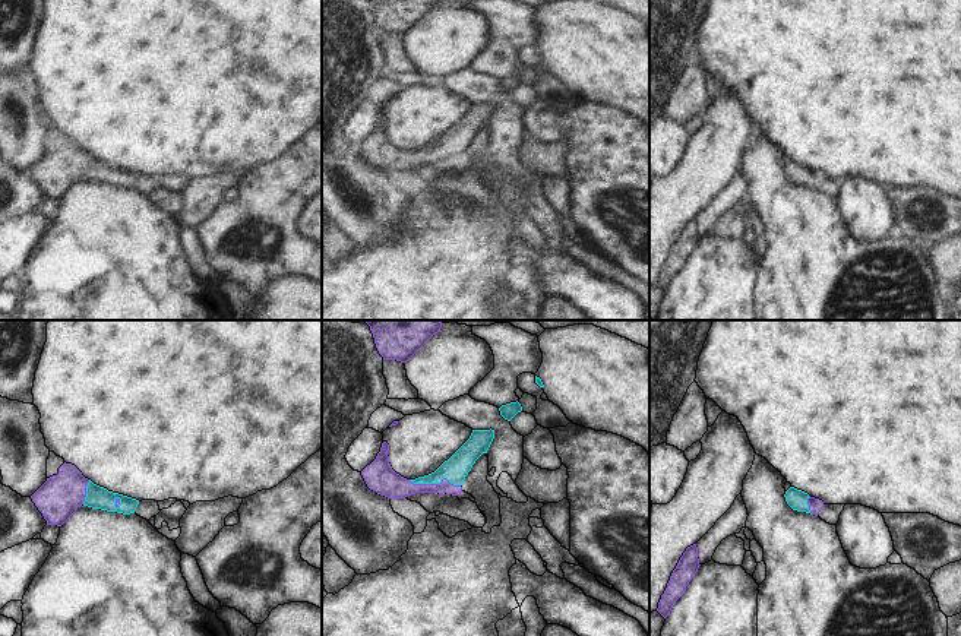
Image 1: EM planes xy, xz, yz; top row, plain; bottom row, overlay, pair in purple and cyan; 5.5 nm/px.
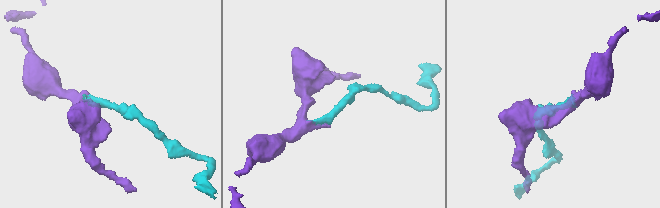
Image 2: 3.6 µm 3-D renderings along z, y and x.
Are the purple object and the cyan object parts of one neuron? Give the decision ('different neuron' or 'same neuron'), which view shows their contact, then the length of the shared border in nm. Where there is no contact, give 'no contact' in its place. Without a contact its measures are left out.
same neuron; contact in xz; length 280 nm

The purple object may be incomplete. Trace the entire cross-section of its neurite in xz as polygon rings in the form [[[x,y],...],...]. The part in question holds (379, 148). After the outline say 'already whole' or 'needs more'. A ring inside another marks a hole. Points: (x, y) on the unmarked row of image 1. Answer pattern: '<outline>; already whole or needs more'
[[[472,102],[470,111],[434,145],[407,152],[396,146],[389,136],[389,117],[382,116],[376,132],[367,137],[361,148],[367,159],[388,171],[405,171],[415,165],[439,165],[459,168],[462,156],[475,133],[487,126],[494,111],[494,102]]]; needs more

